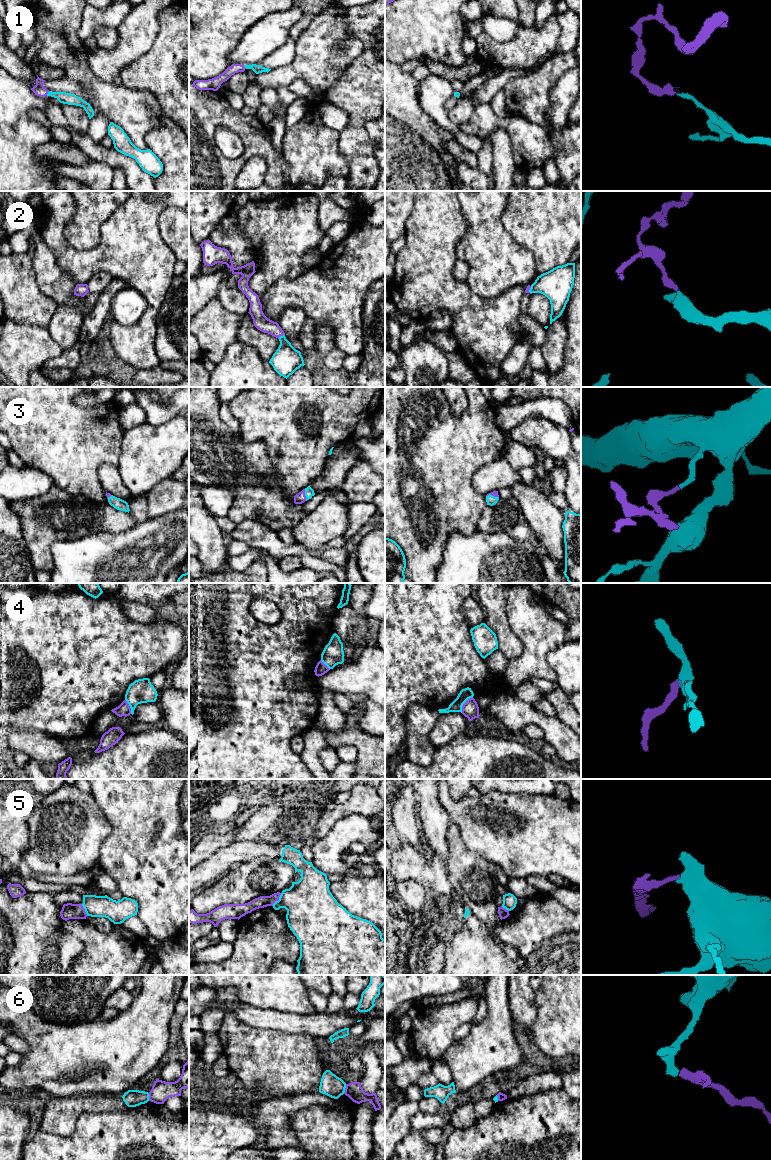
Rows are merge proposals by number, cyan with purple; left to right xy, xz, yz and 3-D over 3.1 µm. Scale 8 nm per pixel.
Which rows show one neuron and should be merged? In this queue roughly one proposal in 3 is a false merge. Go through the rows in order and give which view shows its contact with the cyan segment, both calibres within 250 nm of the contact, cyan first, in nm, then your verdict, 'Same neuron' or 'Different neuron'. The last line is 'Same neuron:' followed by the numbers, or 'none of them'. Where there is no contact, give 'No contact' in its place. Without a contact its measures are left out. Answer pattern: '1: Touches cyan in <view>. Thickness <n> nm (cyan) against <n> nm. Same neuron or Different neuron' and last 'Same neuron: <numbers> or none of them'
1: Touches cyan in xy. Thickness 100 nm (cyan) against 90 nm. Same neuron
2: Touches cyan in xz. Thickness 220 nm (cyan) against 120 nm. Same neuron
3: Touches cyan in xz. Thickness 80 nm (cyan) against 90 nm. Same neuron
4: Touches cyan in yz. Thickness 100 nm (cyan) against 140 nm. Same neuron
5: Touches cyan in xz. Thickness 380 nm (cyan) against 100 nm. Different neuron
6: Touches cyan in xz. Thickness 170 nm (cyan) against 140 nm. Different neuron
Same neuron: 1, 2, 3, 4

